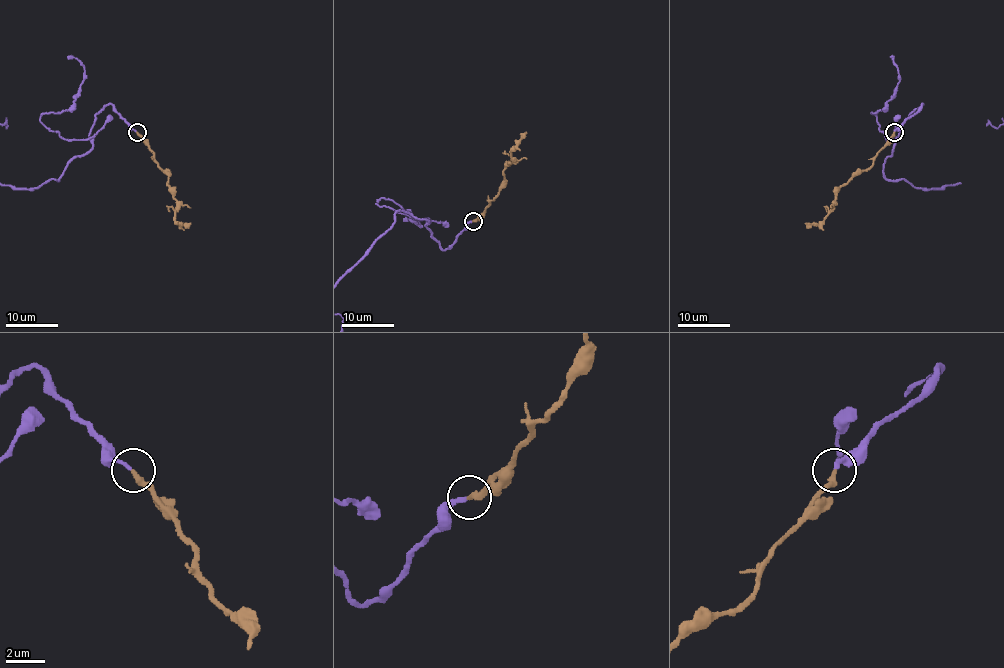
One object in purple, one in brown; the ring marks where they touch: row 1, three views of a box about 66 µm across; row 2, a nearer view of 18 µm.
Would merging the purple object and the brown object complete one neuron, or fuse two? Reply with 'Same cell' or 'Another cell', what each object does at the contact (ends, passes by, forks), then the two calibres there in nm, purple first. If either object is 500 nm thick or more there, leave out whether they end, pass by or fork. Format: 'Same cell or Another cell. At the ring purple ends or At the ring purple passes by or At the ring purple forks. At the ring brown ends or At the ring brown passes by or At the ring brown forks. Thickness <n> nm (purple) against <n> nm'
Same cell. At the ring purple ends. At the ring brown ends. Thickness 180 nm (purple) against 320 nm

